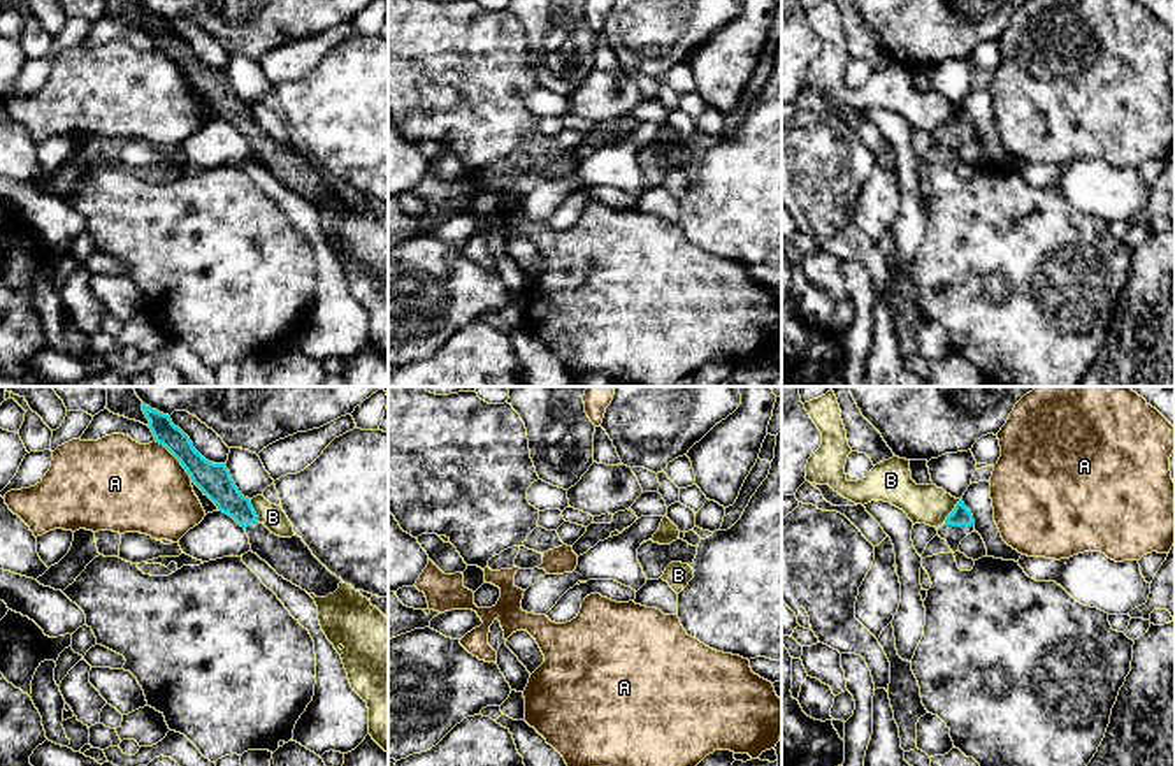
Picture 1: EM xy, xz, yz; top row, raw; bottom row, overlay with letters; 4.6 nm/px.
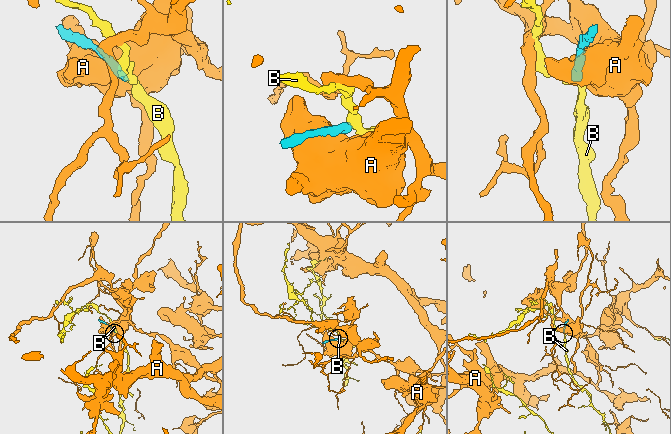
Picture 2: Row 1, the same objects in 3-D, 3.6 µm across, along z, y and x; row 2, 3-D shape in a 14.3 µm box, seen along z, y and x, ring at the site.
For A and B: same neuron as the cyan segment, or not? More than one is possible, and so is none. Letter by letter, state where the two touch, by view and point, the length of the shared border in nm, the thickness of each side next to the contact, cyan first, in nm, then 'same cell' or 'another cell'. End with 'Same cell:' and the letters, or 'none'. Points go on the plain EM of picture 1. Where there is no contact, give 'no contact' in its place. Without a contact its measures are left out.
A: xy (176, 64) | 260 nm | 150/420 nm | another cell
B: yz (952, 118) | 140 nm | 90/180 nm | another cell
Same cell: none

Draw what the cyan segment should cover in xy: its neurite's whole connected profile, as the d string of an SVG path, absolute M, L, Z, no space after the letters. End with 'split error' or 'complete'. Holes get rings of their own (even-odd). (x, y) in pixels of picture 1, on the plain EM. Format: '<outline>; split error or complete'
M142 9L155 47L163 51L186 76L191 88L207 102L220 118L232 123L248 141L251 158L265 167L279 183L316 204L334 200L342 190L309 156L297 141L279 144L272 141L235 93L227 70L205 67L190 44L172 30L169 21L151 16Z; split error

